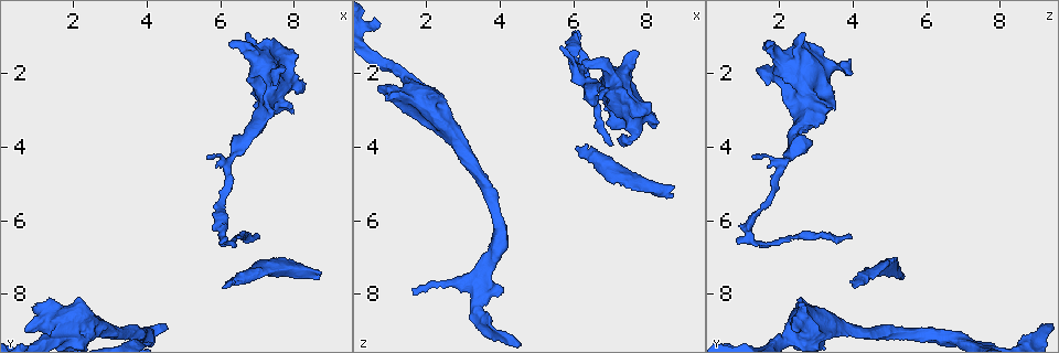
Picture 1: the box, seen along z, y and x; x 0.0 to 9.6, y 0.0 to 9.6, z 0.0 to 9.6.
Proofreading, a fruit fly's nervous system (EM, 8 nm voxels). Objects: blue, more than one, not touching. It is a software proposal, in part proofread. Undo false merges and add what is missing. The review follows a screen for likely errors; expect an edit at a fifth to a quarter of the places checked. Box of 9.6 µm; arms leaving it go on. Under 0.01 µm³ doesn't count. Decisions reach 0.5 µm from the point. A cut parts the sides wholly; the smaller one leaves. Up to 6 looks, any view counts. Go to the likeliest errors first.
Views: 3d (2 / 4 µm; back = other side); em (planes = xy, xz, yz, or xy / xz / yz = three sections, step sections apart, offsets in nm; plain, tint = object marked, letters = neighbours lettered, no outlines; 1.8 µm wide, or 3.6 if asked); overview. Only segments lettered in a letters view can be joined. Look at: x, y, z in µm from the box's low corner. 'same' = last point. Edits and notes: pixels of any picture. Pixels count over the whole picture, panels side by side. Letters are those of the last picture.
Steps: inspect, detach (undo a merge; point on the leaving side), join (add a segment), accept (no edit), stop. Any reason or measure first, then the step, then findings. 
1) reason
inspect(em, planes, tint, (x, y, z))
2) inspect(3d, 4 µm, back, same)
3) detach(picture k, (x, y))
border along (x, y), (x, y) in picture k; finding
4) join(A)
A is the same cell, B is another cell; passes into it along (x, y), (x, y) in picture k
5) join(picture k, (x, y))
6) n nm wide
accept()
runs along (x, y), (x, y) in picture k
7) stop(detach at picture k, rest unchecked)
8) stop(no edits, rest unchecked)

an open end
inspect(3d, 4 µm, (8.75, 7.50, 5.35))

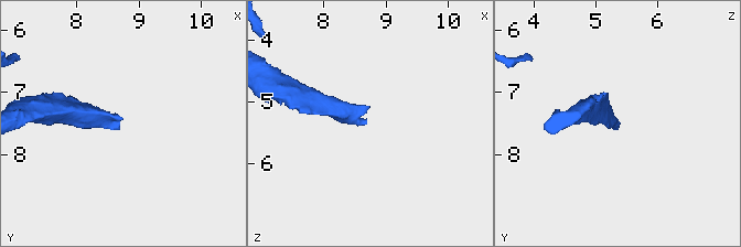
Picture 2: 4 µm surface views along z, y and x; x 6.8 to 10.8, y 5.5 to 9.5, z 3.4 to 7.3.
inspect(em, planes, letters, (8.75, 7.50, 5.35))

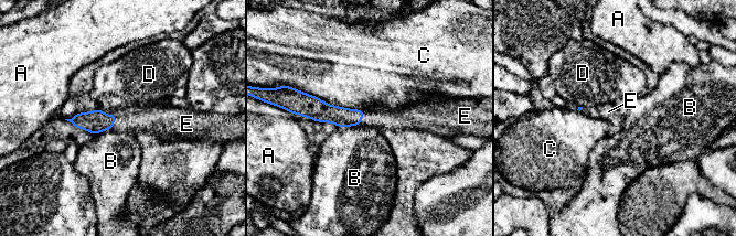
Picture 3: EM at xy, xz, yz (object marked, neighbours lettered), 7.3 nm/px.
join(E)
E is the same cell, A, B, C and D are other cells; passes into it along (95, 121), (116, 116), (131, 119) in picture 3; it goes on there

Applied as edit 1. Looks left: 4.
four arms meet
inspect(em, 3.6 µm, xy, step 4, tint, (2.50, 8.90, 3.40))

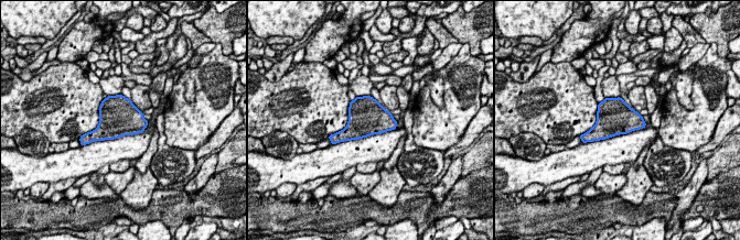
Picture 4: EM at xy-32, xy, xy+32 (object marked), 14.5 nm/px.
what lies round it
inspect(em, 3.6 µm, xy, step 4, letters, same)

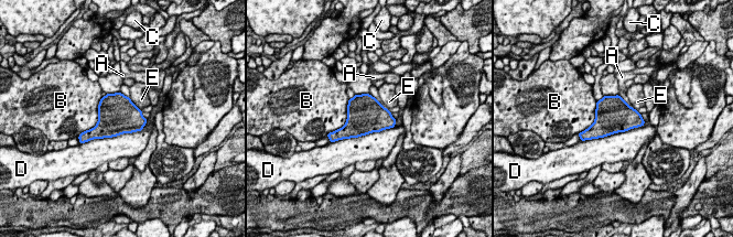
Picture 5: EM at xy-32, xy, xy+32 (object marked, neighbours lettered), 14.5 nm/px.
550 nm wide
accept()
A, B, C, D and E are other cells; border along (644, 124), (624, 131), (584, 141) in picture 5; continuous, no second neuron

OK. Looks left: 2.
abrupt turn
inspect(em, yz, step 16, tint, (6.05, 5.70, 1.50))

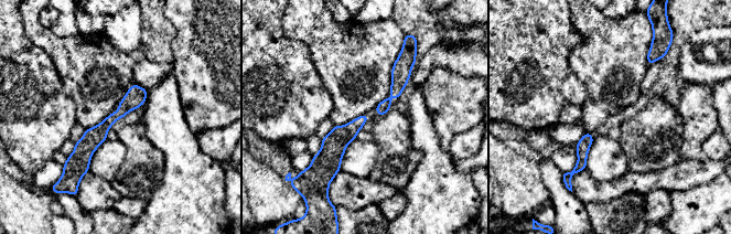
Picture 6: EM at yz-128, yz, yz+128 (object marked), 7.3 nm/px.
inspect(em, yz, step 16, letters, same)

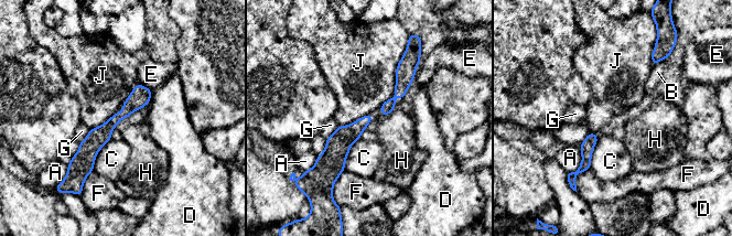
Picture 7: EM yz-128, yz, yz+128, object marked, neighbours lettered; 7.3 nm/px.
100 nm wide
accept()
A, B, C, D, E, F, G, H and J are other cells; border along (137, 84), (119, 110), (89, 129) in picture 7; continuous, no second neuron

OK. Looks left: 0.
stop(join at picture 3, rest unchecked)

